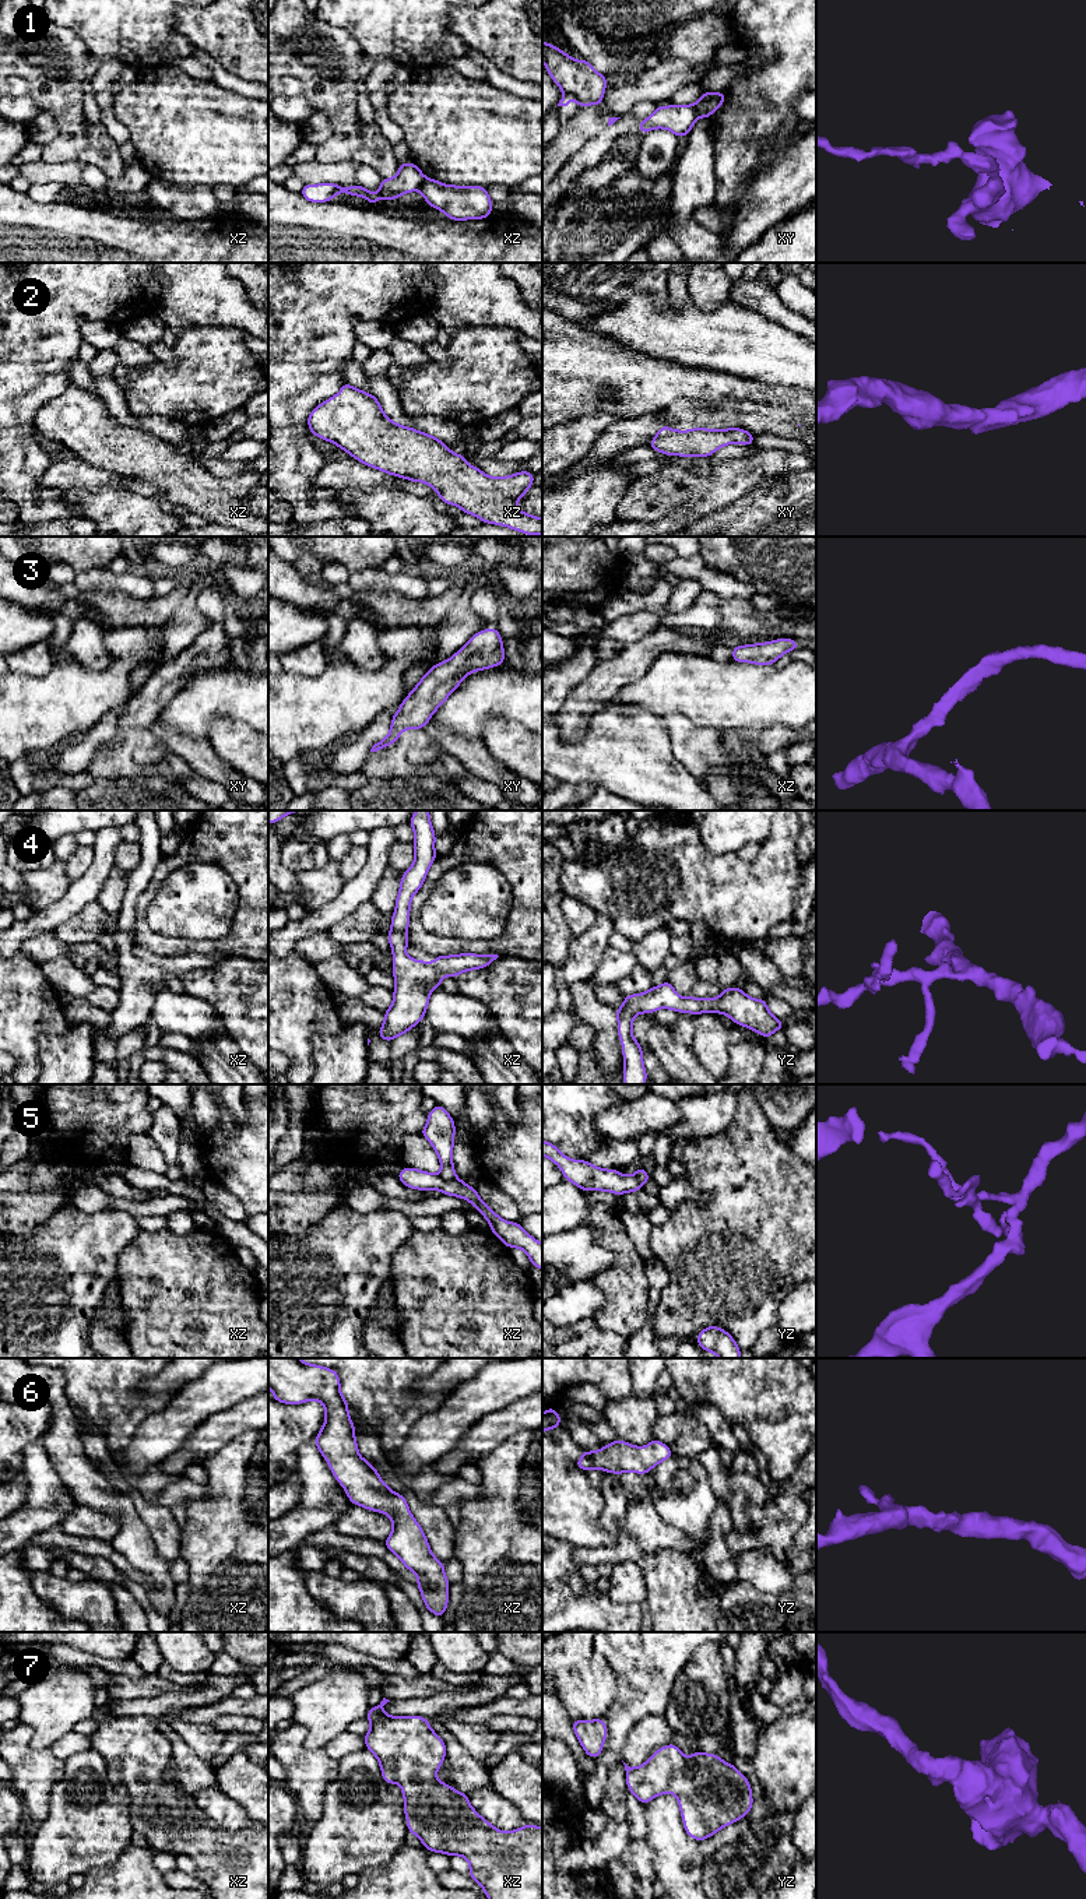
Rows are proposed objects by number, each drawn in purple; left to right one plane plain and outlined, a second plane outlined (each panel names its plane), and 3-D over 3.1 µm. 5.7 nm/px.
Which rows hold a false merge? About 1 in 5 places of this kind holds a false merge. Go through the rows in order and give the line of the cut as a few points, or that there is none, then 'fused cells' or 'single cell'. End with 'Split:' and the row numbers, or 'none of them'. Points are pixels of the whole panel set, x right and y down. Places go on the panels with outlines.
1: xz (426, 179), (418, 189) | fused cells
2: no cut | single cell
3: no cut | single cell
4: no cut | single cell
5: xz (439, 1175), (446, 1180), (456, 1180) | fused cells
6: no cut | single cell
7: no cut | single cell
Split: 1, 5

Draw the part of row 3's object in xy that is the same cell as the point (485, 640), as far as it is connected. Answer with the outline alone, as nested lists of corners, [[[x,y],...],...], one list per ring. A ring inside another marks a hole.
[[[496,627],[475,633],[453,657],[437,662],[423,675],[391,717],[389,735],[376,742],[370,752],[397,742],[404,729],[423,728],[467,675],[503,665],[503,653],[503,643]]]

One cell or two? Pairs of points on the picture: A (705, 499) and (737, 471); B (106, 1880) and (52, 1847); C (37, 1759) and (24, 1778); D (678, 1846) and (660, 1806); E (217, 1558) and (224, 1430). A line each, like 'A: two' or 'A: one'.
A: one
B: two
C: one
D: one
E: two

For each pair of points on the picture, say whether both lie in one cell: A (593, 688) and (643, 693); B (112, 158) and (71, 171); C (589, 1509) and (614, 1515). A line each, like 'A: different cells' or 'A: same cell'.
A: different cells
B: different cells
C: different cells

